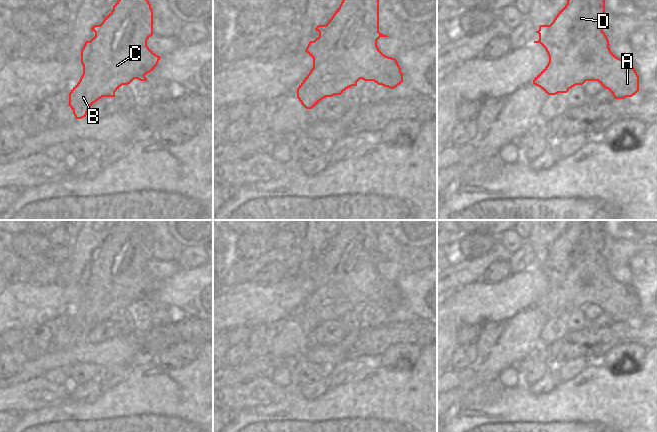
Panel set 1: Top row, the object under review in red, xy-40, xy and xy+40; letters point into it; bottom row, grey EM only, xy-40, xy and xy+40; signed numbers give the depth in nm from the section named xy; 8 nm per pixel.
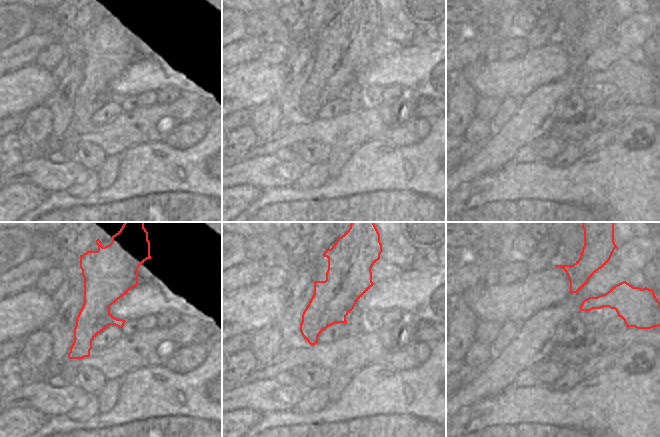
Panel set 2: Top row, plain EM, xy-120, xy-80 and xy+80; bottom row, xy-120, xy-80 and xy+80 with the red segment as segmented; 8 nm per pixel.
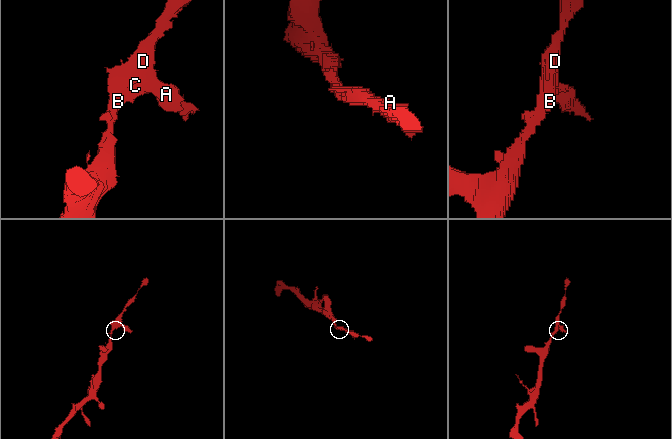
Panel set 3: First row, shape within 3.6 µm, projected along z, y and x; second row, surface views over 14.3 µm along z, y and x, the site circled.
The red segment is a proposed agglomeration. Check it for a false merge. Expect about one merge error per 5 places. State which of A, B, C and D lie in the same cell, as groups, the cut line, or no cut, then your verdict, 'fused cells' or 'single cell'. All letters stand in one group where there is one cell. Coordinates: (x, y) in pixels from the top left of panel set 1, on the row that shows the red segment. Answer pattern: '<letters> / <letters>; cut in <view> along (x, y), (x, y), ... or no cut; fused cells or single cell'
A B C D; no cut; single cell

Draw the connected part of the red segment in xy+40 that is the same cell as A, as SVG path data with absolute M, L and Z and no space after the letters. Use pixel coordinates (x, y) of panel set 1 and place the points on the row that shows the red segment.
M567 0L567 4L559 11L555 19L550 25L540 25L536 33L539 34L539 40L534 43L540 43L546 50L549 56L547 66L535 77L533 84L540 87L548 95L556 95L558 93L567 93L572 87L576 85L583 85L586 81L598 81L605 89L608 89L615 99L624 99L632 97L639 91L639 76L633 65L616 57L609 48L609 40L603 32L603 24L605 22L605 0Z

